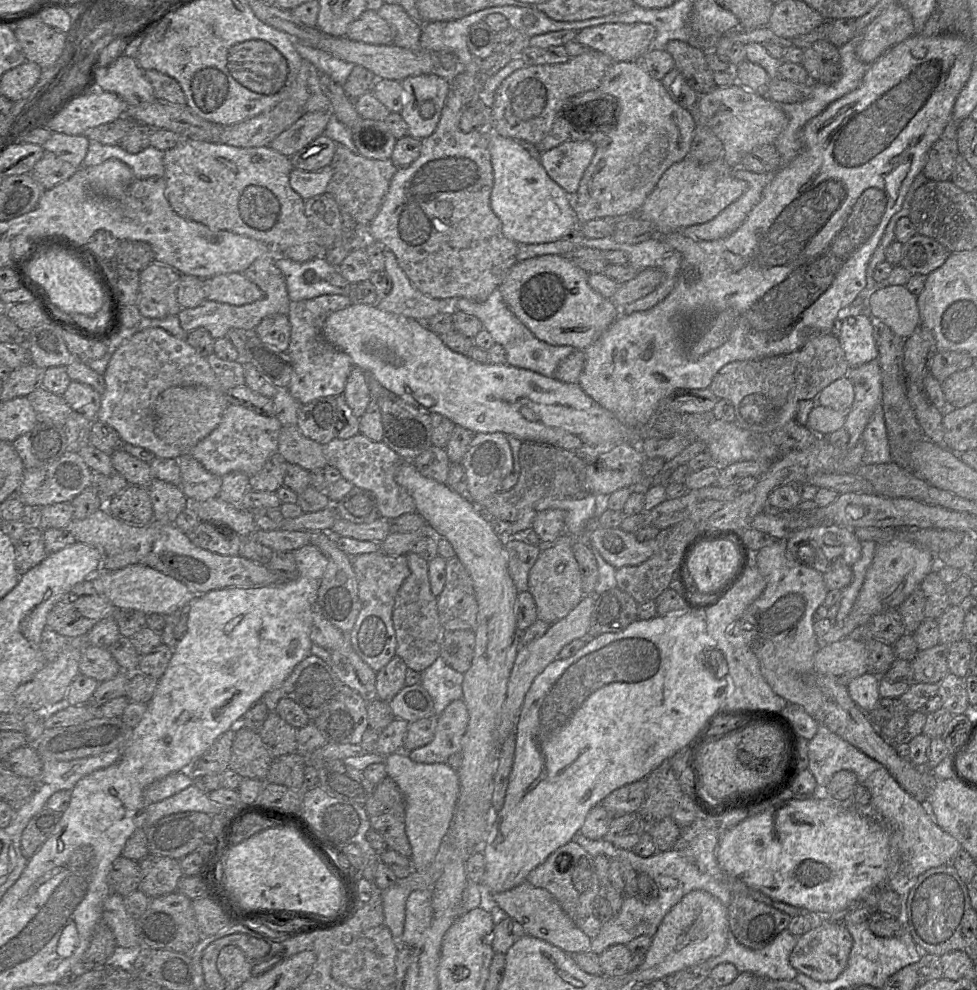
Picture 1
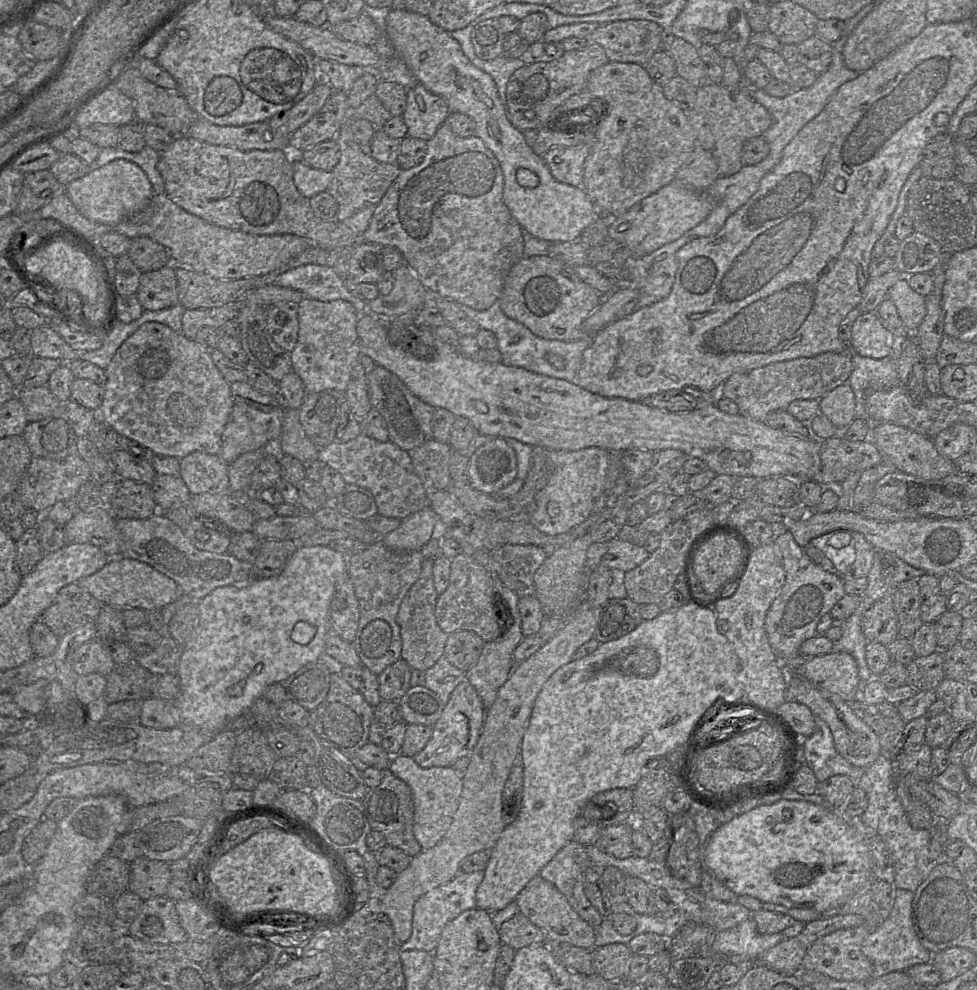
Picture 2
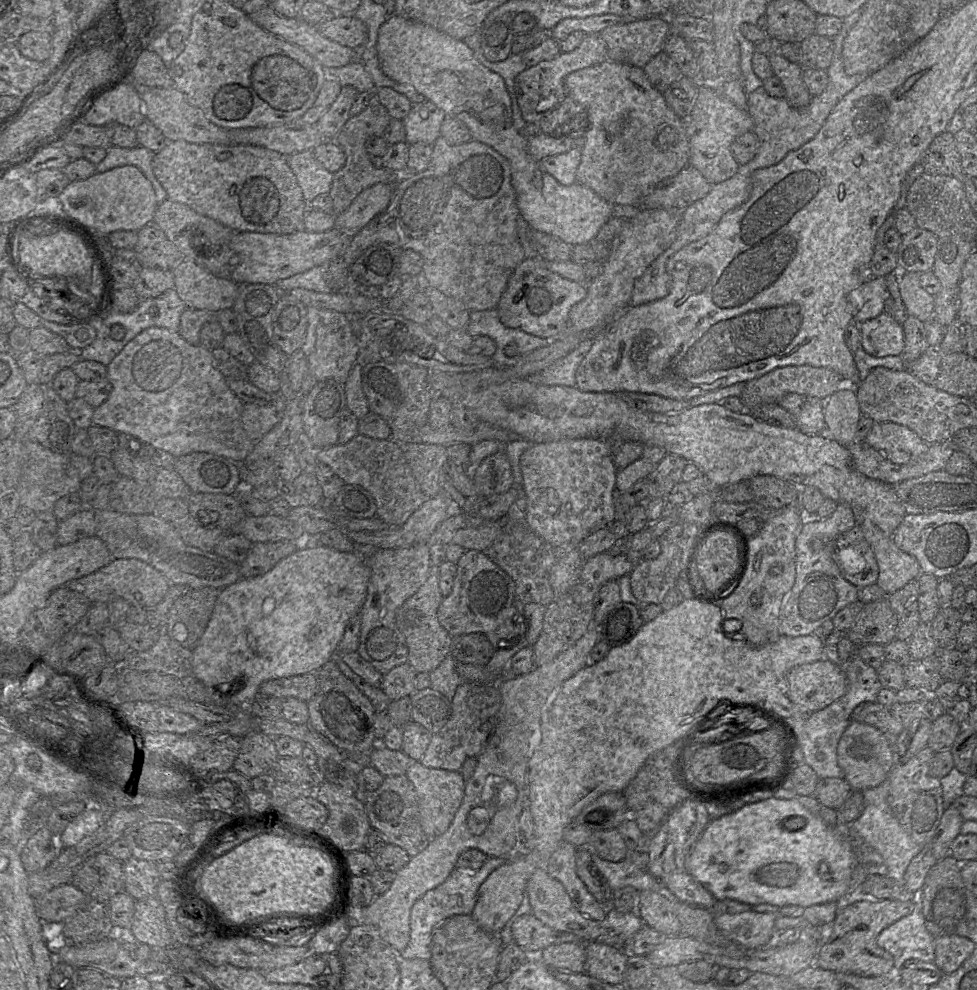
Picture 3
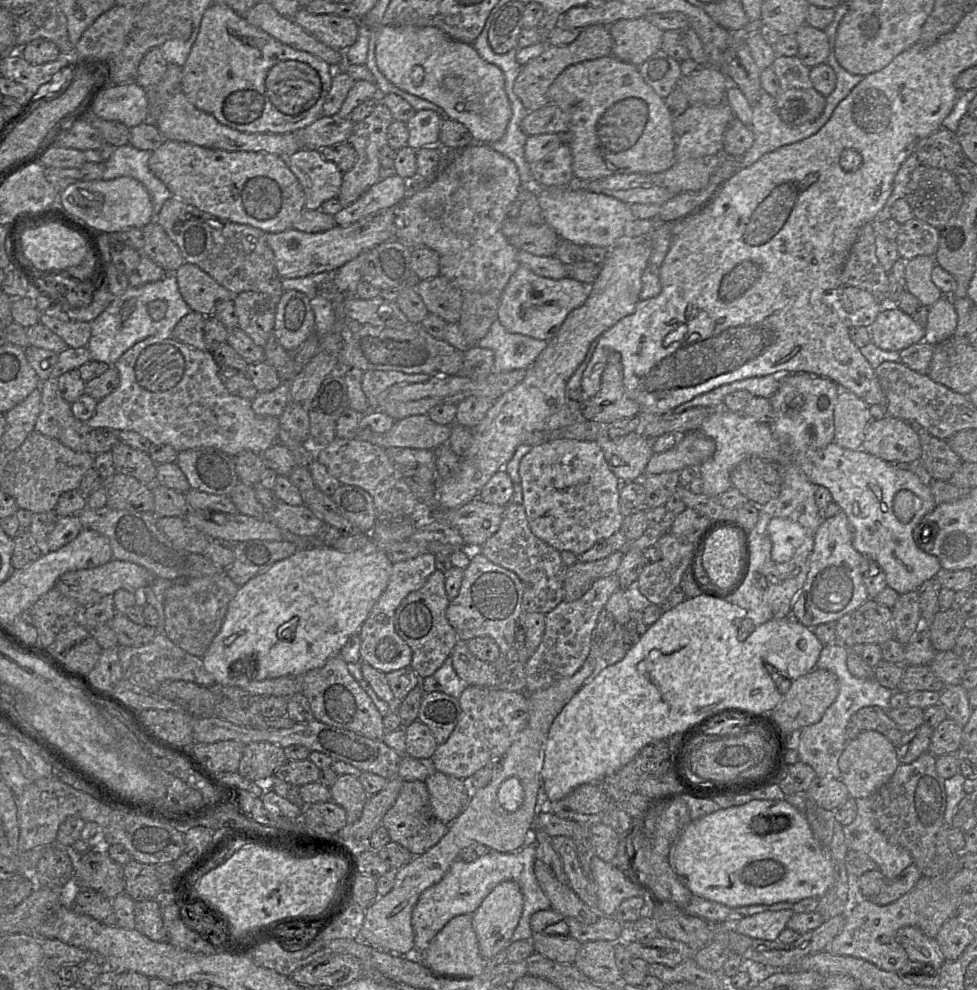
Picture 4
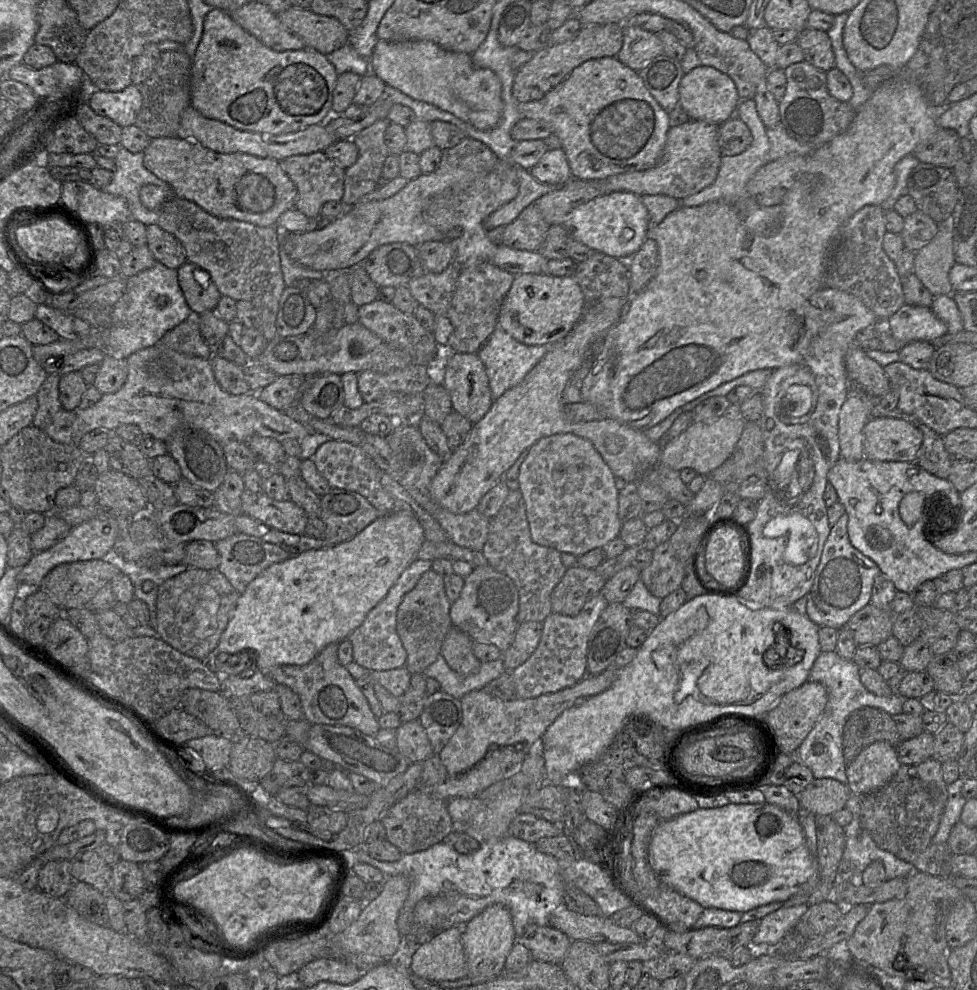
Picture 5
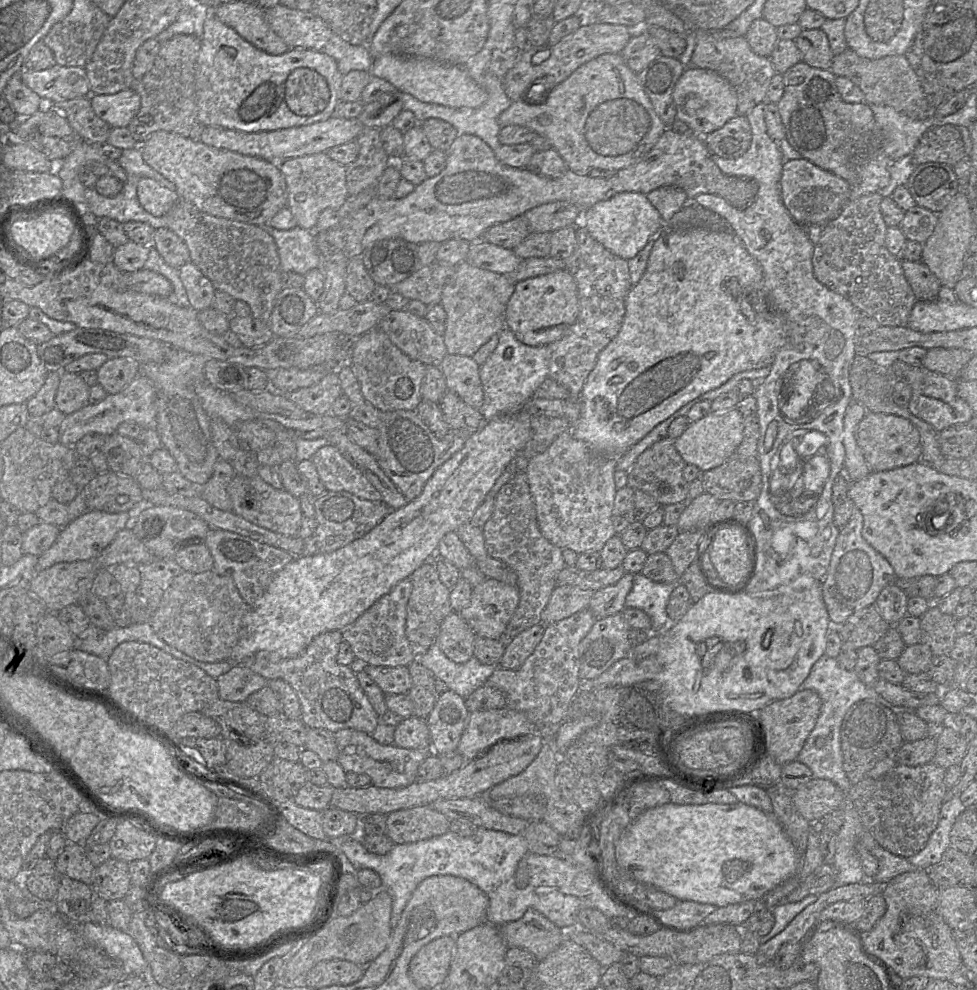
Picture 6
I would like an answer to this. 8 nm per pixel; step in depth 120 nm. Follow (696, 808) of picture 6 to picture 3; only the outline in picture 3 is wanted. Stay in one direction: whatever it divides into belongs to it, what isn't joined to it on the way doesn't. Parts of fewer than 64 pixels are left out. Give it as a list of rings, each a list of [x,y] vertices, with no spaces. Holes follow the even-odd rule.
[[[769,798],[756,803],[748,804],[738,811],[721,816],[717,819],[711,819],[686,859],[686,868],[689,874],[698,883],[704,886],[716,900],[731,899],[749,905],[770,904],[778,907],[785,905],[797,905],[806,908],[816,904],[837,902],[847,891],[855,866],[855,852],[838,828],[826,825],[818,814],[811,813],[796,800],[776,798]]]

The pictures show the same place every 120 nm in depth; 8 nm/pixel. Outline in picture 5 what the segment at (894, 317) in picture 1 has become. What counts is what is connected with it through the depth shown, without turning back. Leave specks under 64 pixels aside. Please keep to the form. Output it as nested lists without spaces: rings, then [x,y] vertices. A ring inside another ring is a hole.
[[[950,217],[938,223],[936,236],[915,253],[913,273],[934,297],[953,296],[949,272],[955,264],[952,218]]]

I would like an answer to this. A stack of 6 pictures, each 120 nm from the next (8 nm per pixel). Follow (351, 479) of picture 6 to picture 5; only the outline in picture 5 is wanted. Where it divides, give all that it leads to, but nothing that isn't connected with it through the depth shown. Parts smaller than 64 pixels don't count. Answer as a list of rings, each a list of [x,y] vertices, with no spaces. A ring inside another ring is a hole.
[[[331,439],[317,449],[312,460],[319,474],[326,479],[331,488],[340,488],[361,494],[381,514],[388,514],[398,509],[397,502],[381,485],[382,470],[360,445]]]

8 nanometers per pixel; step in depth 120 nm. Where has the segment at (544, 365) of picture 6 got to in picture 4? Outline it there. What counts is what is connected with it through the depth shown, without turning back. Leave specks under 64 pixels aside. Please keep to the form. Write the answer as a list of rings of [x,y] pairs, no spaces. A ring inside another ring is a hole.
[[[496,319],[477,346],[494,352],[493,372],[501,373],[527,369],[547,347],[547,344],[548,341],[508,332]],[[521,344],[525,345],[525,351],[518,353],[517,347]]]

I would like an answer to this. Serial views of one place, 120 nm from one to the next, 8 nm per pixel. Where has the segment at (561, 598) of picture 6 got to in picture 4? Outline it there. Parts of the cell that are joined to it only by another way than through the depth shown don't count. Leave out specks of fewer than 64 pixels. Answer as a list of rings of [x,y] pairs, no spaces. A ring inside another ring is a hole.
[[[614,551],[609,556],[592,561],[577,561],[567,570],[564,580],[564,601],[572,602],[581,598],[600,578],[614,574],[624,553]]]

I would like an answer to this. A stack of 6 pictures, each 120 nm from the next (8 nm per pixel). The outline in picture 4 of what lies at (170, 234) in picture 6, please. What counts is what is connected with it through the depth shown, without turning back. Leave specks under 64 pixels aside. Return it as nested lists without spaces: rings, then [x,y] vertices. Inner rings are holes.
[[[155,220],[143,227],[142,232],[142,255],[157,263],[167,273],[174,273],[184,263],[178,246]]]

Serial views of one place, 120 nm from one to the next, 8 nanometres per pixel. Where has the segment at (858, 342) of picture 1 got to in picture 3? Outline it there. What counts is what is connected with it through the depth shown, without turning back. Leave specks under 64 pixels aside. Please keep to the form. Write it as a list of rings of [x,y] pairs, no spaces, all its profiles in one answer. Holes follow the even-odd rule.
[[[882,312],[873,319],[859,324],[861,346],[874,357],[901,355],[904,345],[903,325],[890,314]]]

